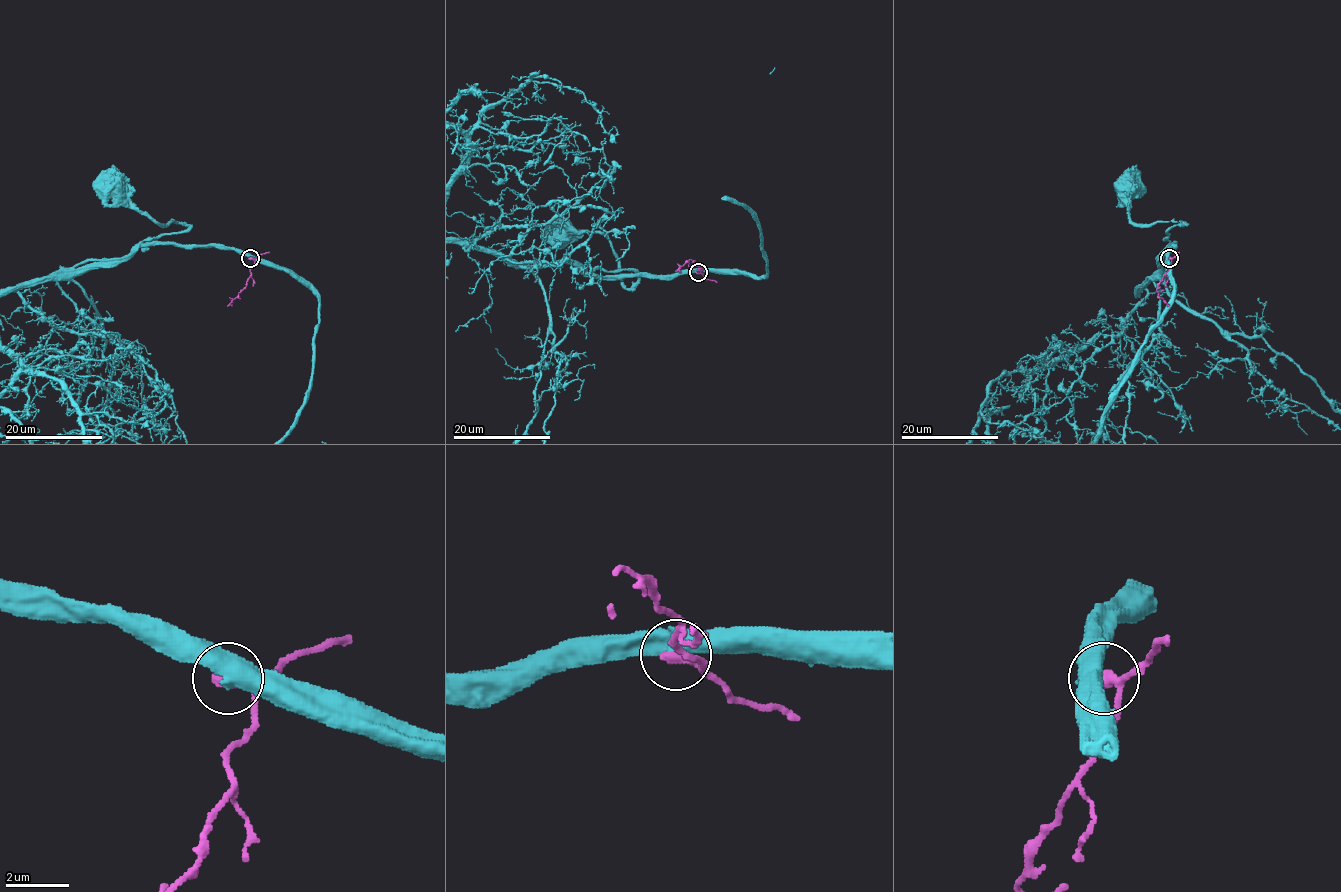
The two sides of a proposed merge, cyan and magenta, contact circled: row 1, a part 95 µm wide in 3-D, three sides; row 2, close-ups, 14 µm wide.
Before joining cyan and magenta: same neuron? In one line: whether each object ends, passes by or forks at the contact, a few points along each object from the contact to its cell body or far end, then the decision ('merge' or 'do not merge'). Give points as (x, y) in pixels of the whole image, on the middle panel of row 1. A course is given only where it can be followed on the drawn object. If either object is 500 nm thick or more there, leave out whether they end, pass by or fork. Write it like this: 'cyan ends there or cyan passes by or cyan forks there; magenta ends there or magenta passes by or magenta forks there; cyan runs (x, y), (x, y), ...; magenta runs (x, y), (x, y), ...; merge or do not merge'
cyan runs (698, 271), (590, 274), (631, 270), (637, 280), (629, 288), (603, 235), (570, 232), (561, 223), (560, 232); magenta runs (698, 272), (702, 275), (691, 259), (678, 269), (680, 272); do not merge

